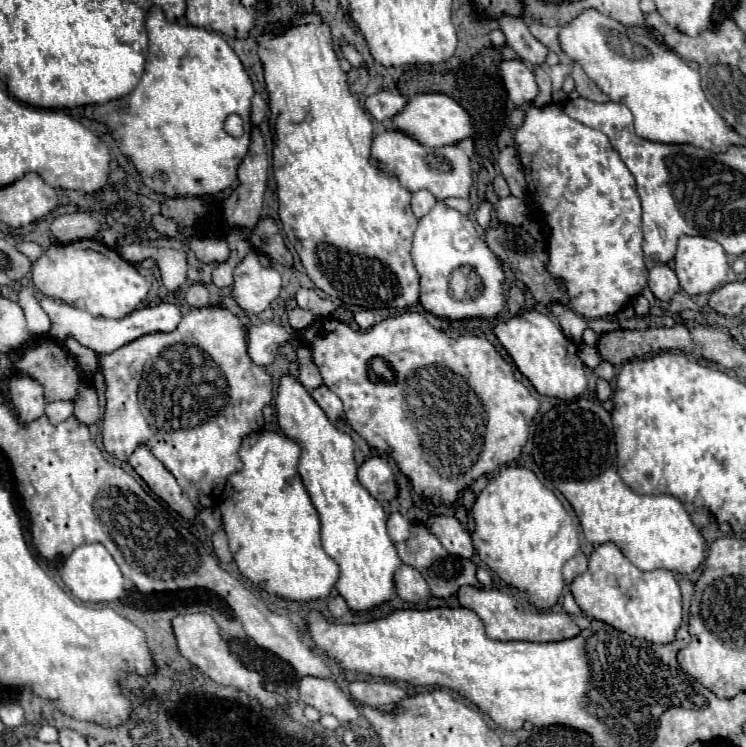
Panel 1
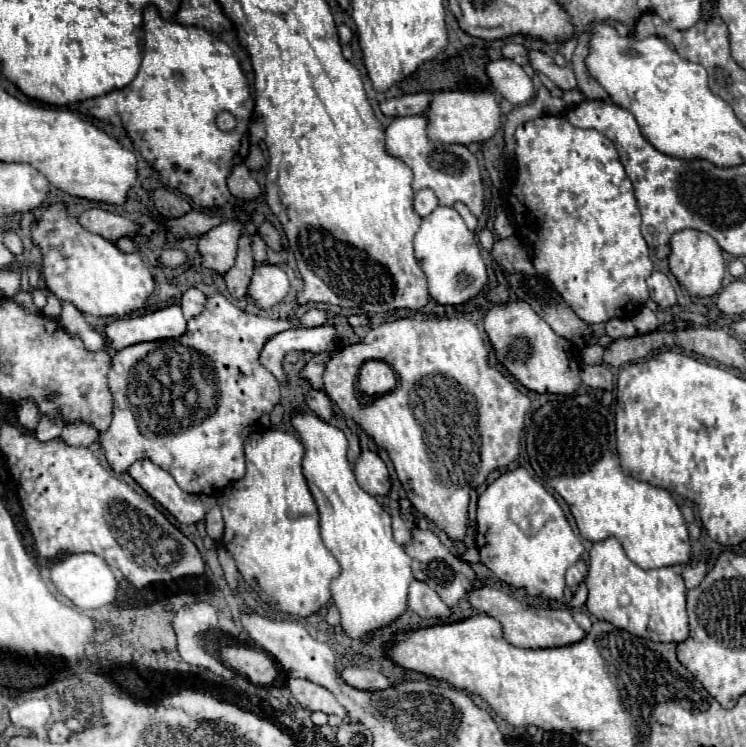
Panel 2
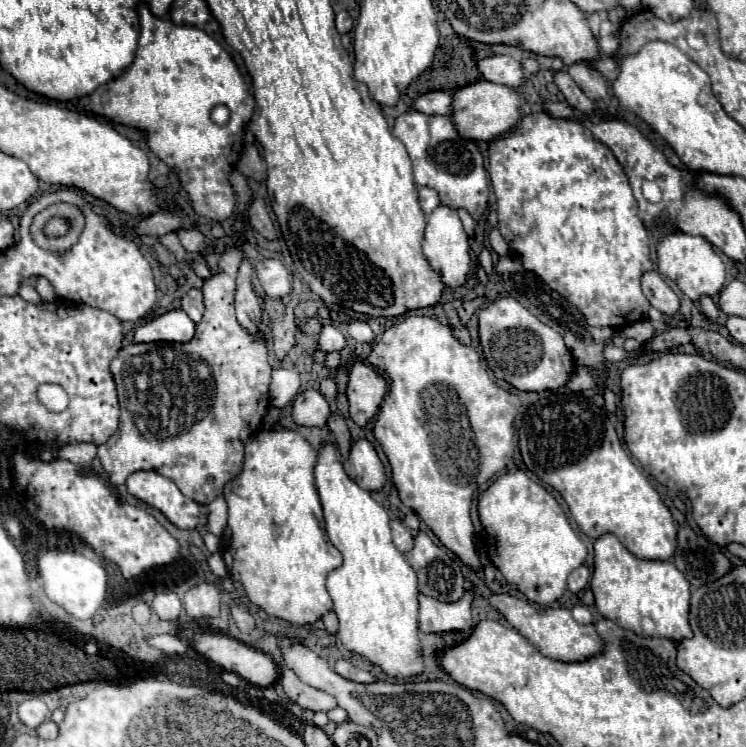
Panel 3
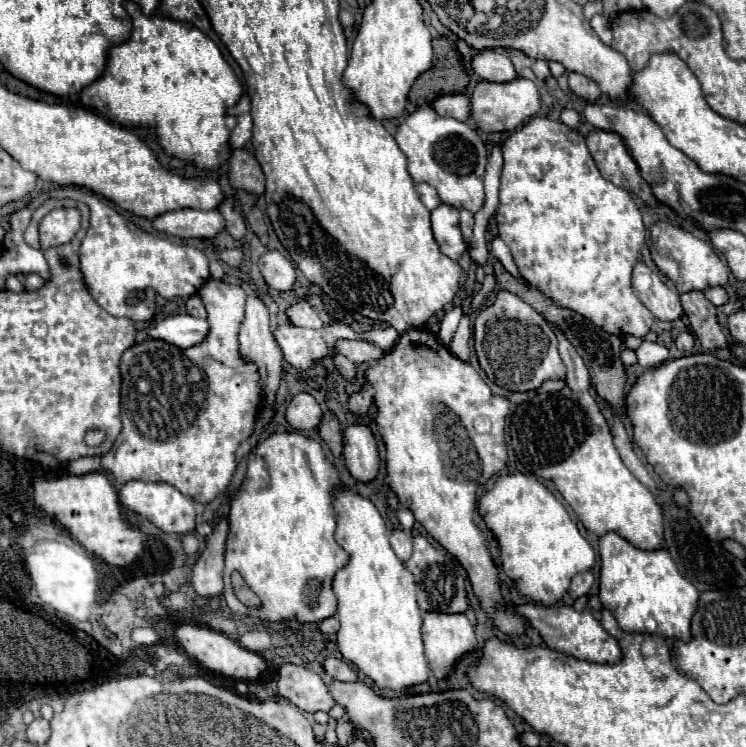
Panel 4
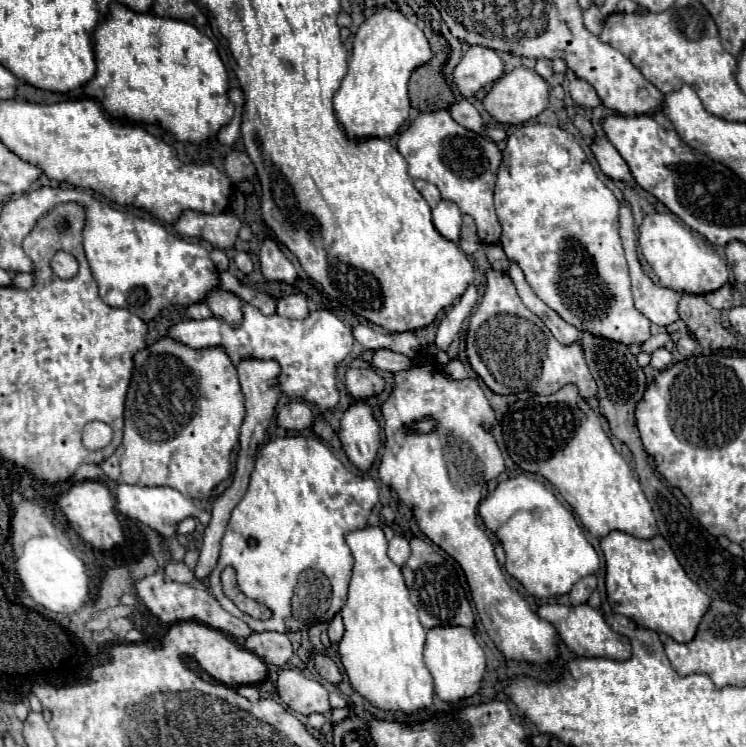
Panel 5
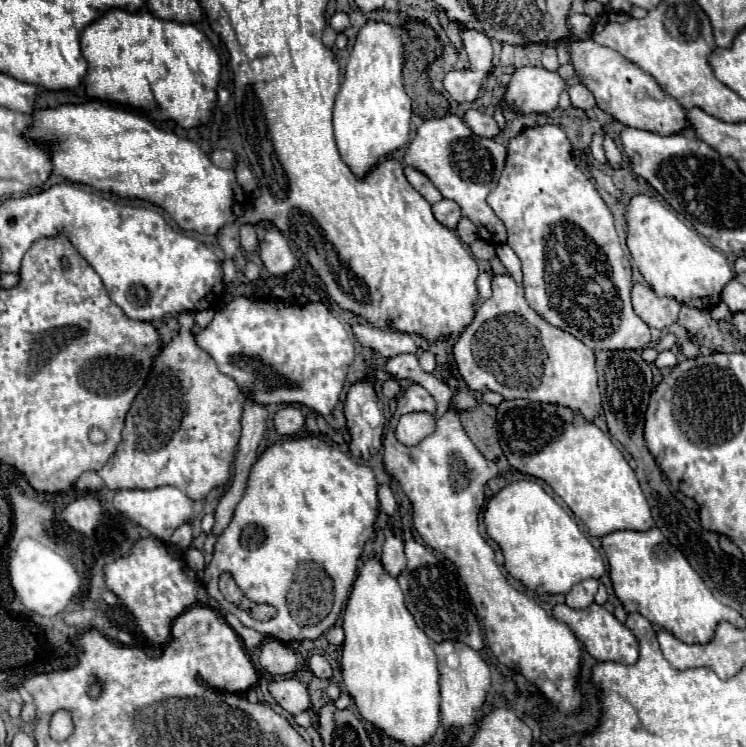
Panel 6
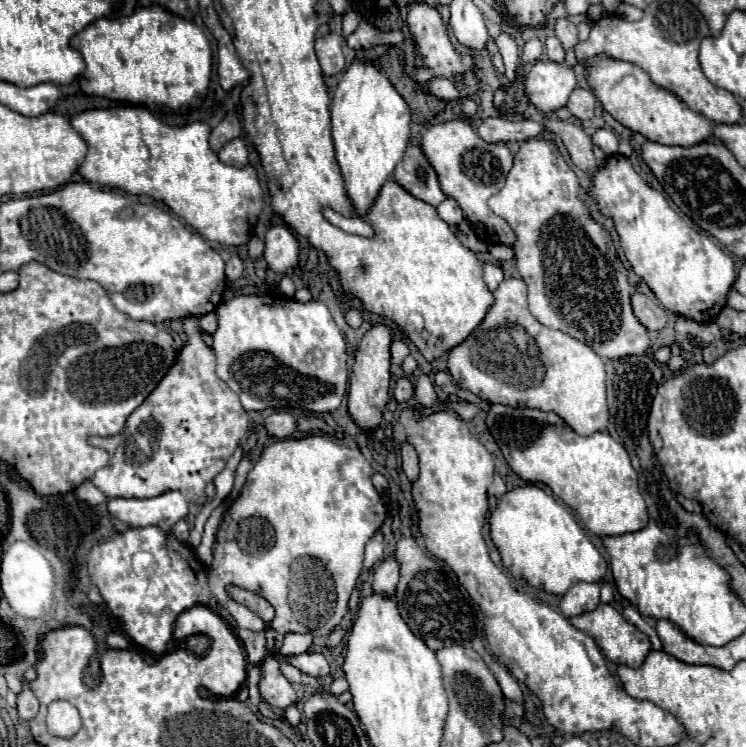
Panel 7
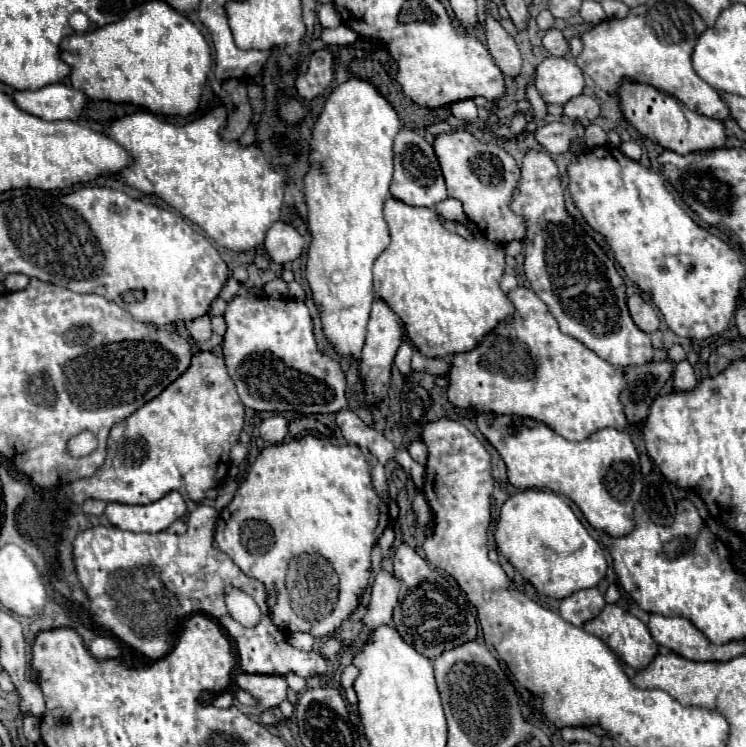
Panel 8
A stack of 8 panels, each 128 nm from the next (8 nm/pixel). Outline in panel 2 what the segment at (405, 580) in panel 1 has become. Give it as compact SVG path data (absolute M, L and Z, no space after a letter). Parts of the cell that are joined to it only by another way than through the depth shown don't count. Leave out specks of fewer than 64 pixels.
M412 580L408 598L408 608L422 618L446 618L450 614L450 608L438 598L438 594L420 580Z

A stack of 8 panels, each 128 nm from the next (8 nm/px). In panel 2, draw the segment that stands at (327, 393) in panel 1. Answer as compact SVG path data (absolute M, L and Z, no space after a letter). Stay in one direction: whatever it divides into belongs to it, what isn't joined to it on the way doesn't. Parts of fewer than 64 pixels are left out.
M310 390L306 396L306 406L326 422L330 422L330 418L334 415L334 406L324 390Z

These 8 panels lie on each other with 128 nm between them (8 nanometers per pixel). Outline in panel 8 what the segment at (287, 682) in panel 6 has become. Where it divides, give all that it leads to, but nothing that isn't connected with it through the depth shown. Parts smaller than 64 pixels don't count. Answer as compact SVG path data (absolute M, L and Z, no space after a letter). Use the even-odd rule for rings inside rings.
M296 632L296 634L290 634L288 636L288 642L298 648L298 650L312 650L314 646L314 638L310 634L304 634L304 632ZM240 672L236 676L236 684L242 690L250 692L262 708L276 708L282 700L286 700L286 692L288 692L288 684L284 676Z

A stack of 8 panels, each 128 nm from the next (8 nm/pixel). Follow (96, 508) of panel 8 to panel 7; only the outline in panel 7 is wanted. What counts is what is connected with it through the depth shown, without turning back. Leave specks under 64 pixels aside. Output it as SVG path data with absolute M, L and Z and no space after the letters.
M90 480L82 482L74 492L76 492L76 496L78 496L80 500L84 500L84 502L88 502L88 504L92 504L92 506L106 502L106 496L104 496Z

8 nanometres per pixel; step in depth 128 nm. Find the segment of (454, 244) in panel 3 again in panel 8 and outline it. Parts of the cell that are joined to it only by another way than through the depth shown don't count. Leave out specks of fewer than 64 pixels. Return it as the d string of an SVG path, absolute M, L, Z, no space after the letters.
M446 198L442 200L438 206L436 206L436 212L444 218L444 220L454 220L454 222L462 222L466 224L468 218L462 210L462 204L456 200L456 198Z

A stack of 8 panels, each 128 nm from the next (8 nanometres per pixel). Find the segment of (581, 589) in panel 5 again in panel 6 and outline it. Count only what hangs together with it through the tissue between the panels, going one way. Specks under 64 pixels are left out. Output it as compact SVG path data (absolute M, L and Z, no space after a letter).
M588 578L588 580L582 580L578 582L568 594L566 594L566 604L570 608L588 608L592 602L594 602L594 596L596 596L596 590L598 590L598 582L594 578Z

